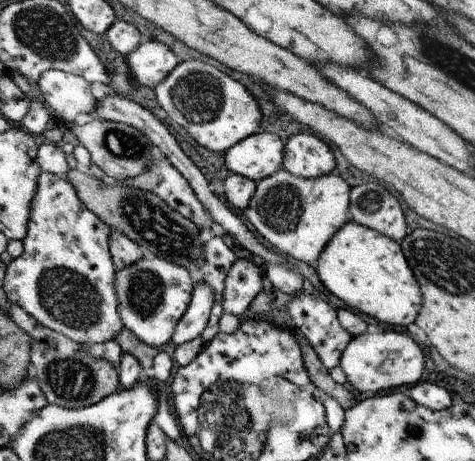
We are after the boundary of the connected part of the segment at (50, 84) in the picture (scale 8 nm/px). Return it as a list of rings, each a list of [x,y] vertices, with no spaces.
[[[59,69],[44,72],[38,80],[39,92],[46,107],[53,113],[54,119],[61,120],[67,127],[74,126],[78,114],[91,114],[98,108],[98,100],[91,90],[91,83],[82,76]]]

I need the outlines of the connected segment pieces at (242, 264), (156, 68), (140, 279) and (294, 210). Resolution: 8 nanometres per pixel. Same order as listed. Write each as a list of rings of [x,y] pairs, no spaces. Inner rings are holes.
[[[238,259],[228,272],[223,289],[223,313],[242,316],[263,290],[263,266]]]
[[[158,40],[142,42],[128,54],[128,66],[132,70],[132,76],[148,88],[158,87],[178,63],[172,49]]]
[[[149,254],[135,264],[117,270],[115,292],[123,328],[151,348],[158,349],[171,341],[175,327],[191,302],[194,284],[189,268]]]
[[[283,166],[274,174],[257,182],[256,192],[250,199],[245,213],[264,240],[270,242],[272,248],[276,248],[282,254],[305,262],[316,268],[322,250],[328,242],[342,229],[346,222],[346,212],[349,211],[350,187],[337,172],[320,176],[320,178],[302,178],[288,172]]]

